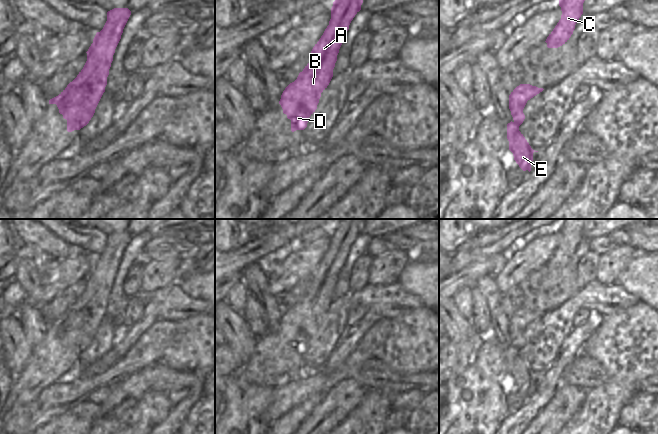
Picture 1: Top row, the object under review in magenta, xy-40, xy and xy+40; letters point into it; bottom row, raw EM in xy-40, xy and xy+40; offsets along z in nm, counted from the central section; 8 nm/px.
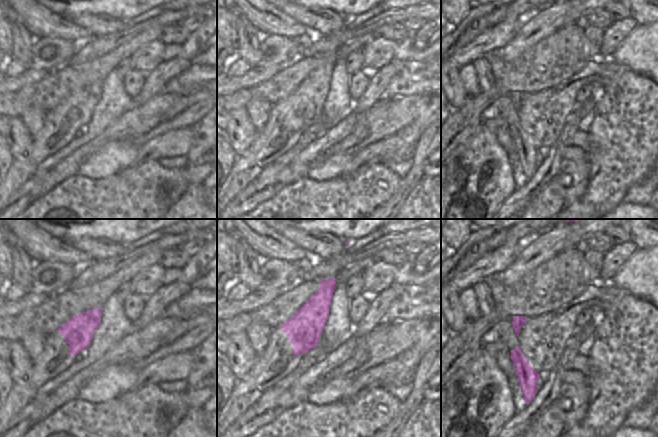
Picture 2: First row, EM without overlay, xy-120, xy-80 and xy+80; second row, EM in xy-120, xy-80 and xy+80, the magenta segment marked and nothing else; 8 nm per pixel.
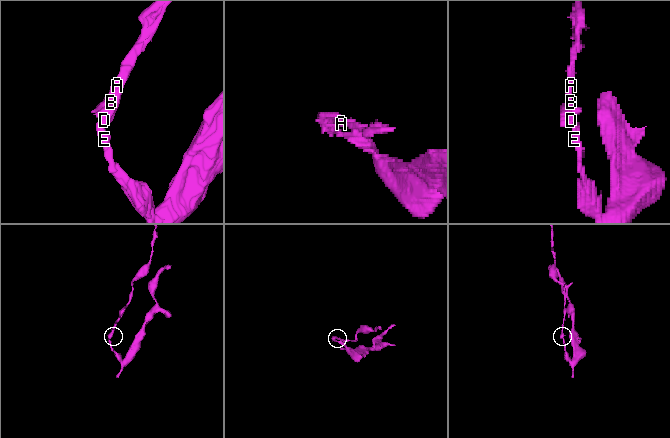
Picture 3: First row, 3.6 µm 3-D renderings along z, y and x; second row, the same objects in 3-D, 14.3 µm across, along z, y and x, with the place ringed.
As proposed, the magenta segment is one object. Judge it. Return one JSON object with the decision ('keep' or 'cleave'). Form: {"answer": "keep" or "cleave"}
{"answer": "cleave"}

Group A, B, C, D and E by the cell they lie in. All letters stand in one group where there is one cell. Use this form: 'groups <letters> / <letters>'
groups A B C D / E

